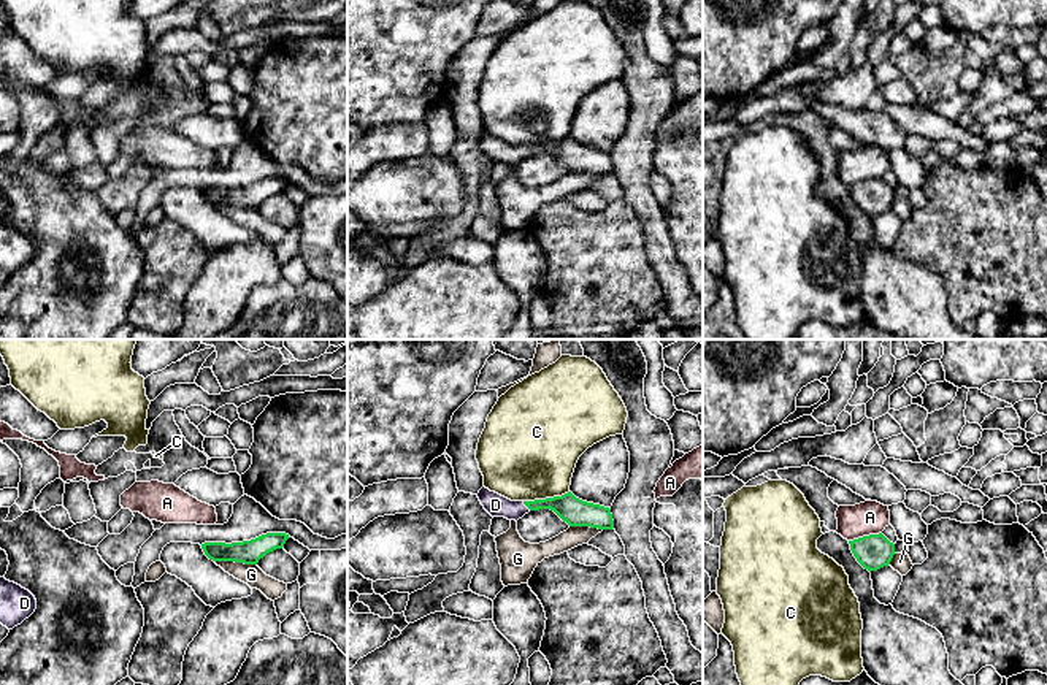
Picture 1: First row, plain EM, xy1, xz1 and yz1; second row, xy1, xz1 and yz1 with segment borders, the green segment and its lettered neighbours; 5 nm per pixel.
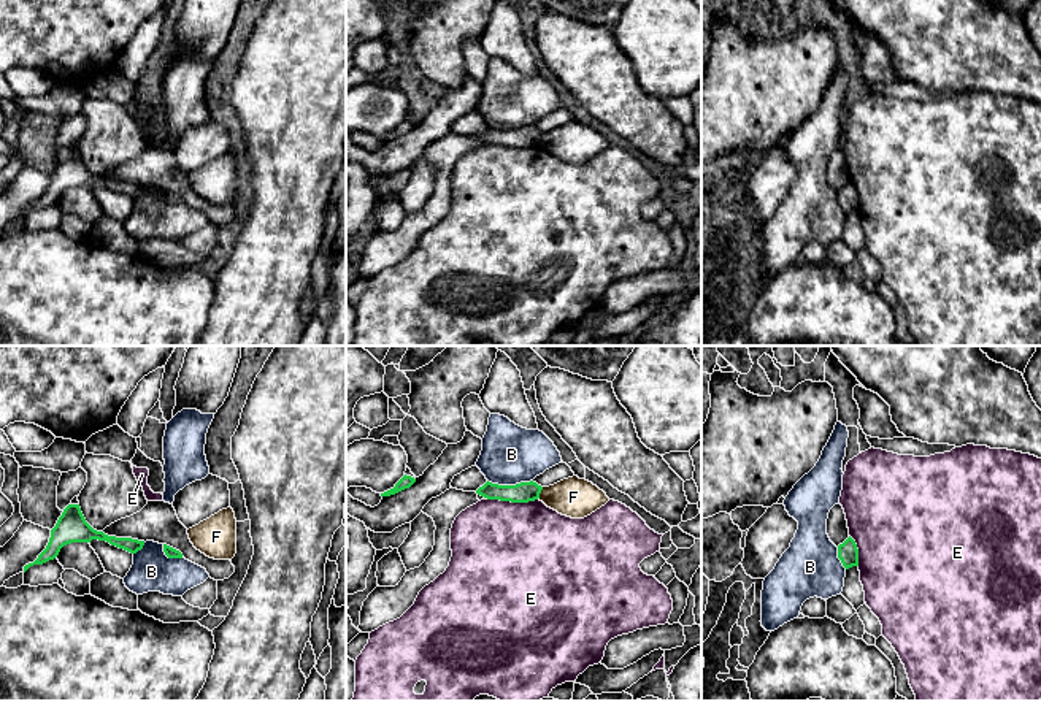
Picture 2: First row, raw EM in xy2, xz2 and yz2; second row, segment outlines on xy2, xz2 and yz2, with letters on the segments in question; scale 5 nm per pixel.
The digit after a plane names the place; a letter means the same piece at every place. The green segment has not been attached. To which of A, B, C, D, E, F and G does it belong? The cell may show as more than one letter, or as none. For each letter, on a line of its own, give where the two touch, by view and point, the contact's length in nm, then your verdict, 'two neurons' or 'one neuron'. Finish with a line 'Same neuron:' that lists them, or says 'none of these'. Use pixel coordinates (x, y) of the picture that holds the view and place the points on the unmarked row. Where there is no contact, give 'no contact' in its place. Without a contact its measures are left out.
A: contact yz1 (865, 181); length 180 nm; two neurons
B: contact xz2 (510, 130); length 240 nm; two neurons
C: contact xz1 (546, 143); length 240 nm; two neurons
D: contact xz1 (527, 151); length 60 nm; one neuron
E: contact xz2 (511, 146); length 260 nm; two neurons
F: contact xz2 (540, 137); length 70 nm; two neurons
G: contact xy1 (235, 206); length 220 nm; two neurons
Same neuron: D

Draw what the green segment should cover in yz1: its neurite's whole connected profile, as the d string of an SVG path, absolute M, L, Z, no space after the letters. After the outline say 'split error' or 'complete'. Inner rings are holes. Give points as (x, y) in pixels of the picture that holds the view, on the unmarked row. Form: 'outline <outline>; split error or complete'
outline M882 178L849 186L849 189L857 206L869 217L888 211L895 200L895 189Z; complete

